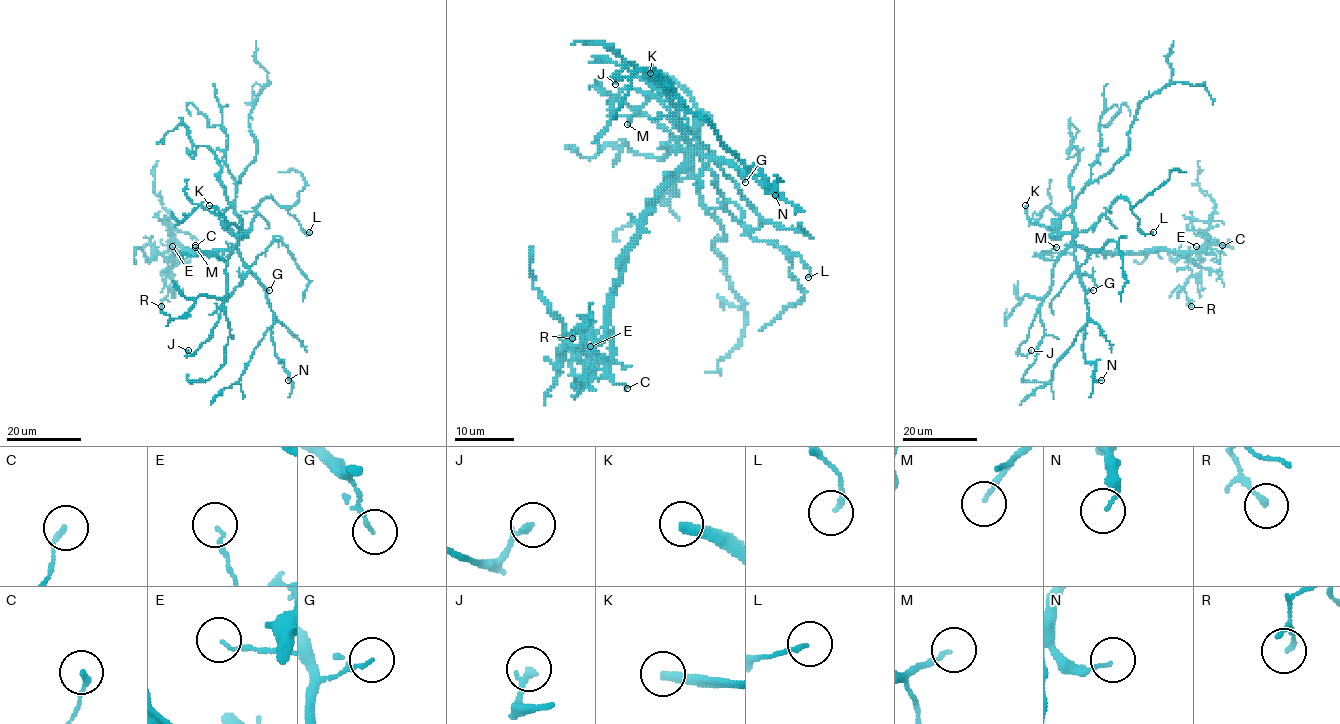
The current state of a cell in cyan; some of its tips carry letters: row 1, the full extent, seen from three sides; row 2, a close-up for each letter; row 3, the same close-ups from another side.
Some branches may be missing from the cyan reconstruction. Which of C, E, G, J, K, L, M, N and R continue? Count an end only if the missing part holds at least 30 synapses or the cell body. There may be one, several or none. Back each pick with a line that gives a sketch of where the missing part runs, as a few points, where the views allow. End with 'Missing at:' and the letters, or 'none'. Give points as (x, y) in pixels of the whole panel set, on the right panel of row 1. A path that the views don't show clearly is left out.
K: missing branch runs (1025, 205), (1002, 182), (999, 170), (993, 166), (975, 170), (974, 159), (967, 154)
Missing at: K

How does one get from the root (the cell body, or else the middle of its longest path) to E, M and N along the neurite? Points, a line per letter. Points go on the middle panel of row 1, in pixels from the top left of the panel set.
E: (700, 152), (662, 191), (627, 253), (623, 279), (608, 315), (611, 362), (603, 370), (597, 367), (590, 346)
M: (700, 152), (690, 145), (672, 112), (657, 97), (651, 97), (627, 124)
N: (700, 152), (694, 152), (747, 174), (757, 167), (767, 185), (775, 183), (775, 195)

